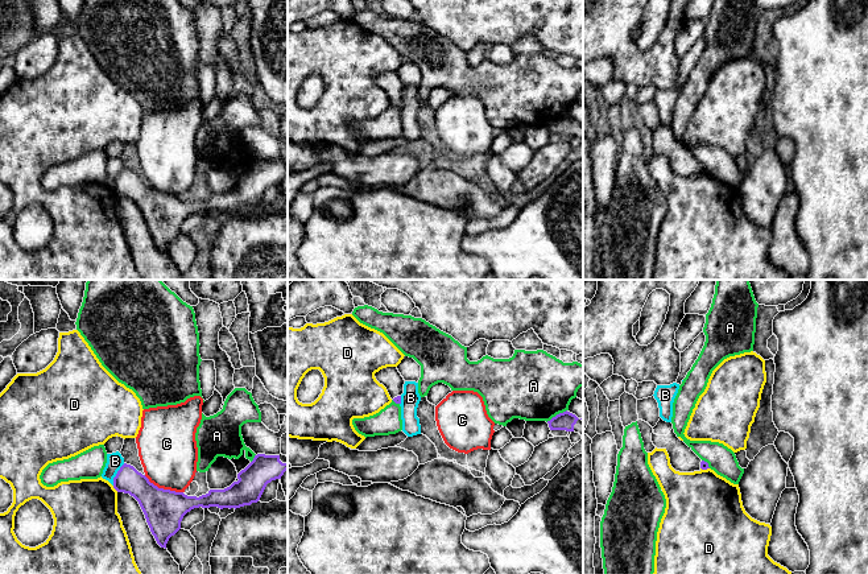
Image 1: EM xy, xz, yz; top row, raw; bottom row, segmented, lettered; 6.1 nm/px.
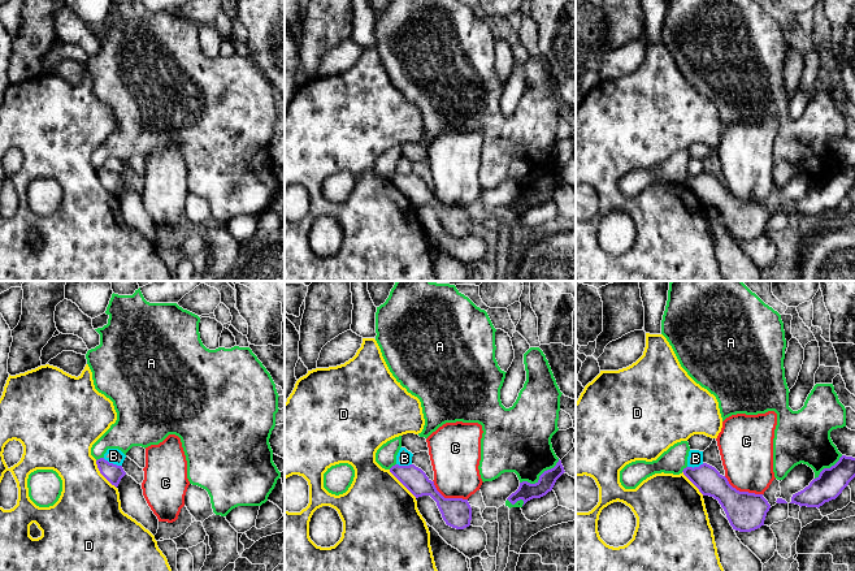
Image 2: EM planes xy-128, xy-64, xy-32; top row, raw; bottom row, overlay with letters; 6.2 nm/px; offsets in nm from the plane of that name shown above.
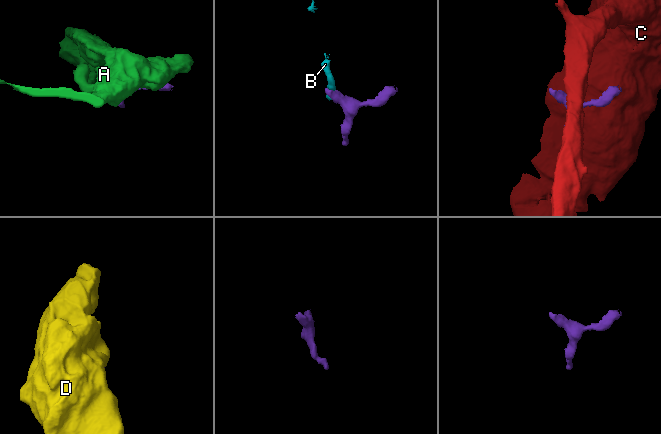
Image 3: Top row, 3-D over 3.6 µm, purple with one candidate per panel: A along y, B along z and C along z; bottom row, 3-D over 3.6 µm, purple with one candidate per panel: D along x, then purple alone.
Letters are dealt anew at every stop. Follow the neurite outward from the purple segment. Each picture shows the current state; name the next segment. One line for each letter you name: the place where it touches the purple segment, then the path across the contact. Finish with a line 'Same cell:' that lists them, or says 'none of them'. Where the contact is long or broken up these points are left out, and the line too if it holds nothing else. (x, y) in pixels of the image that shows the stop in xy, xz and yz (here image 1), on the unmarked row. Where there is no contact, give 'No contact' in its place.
Same cell: none of them

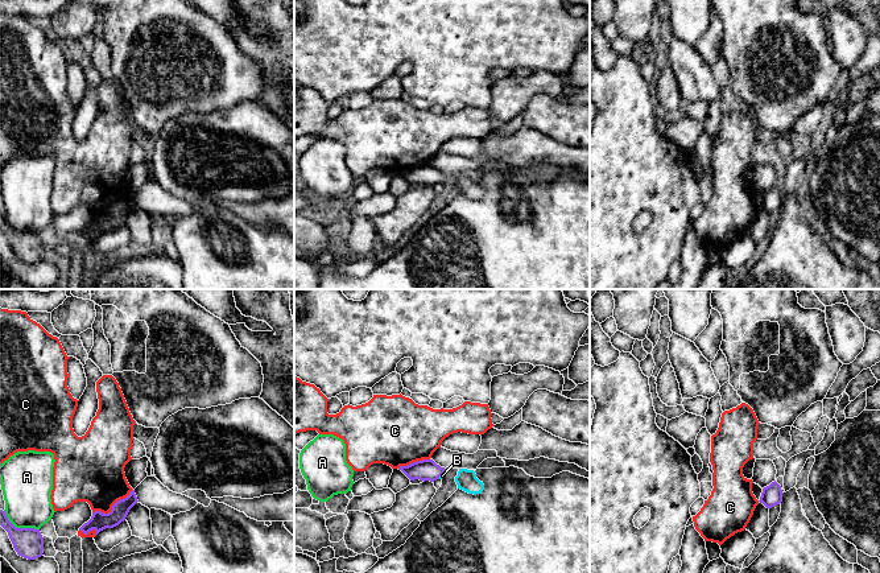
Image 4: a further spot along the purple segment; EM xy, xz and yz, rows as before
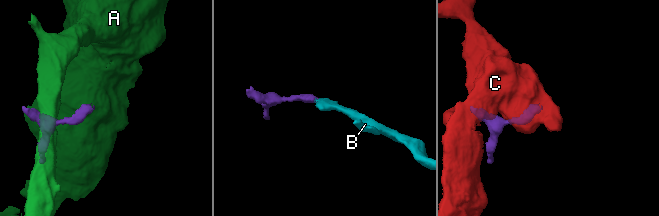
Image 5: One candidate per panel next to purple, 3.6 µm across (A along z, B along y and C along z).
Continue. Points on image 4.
B: Touches purple at xz (441, 178). Path across: xz (424, 174), (441, 178), (442, 180)
Same cell: B

